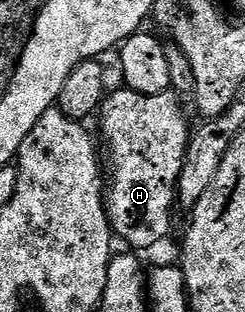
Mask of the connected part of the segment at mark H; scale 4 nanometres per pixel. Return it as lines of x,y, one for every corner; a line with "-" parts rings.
129,89
121,90
111,90
100,108
102,139
110,143
110,159
114,162
114,180
111,183
109,180
104,202
111,232
130,246
127,248
143,253
170,235
174,190
178,178
184,175
182,166
192,127
186,124
183,104
170,91
141,95

